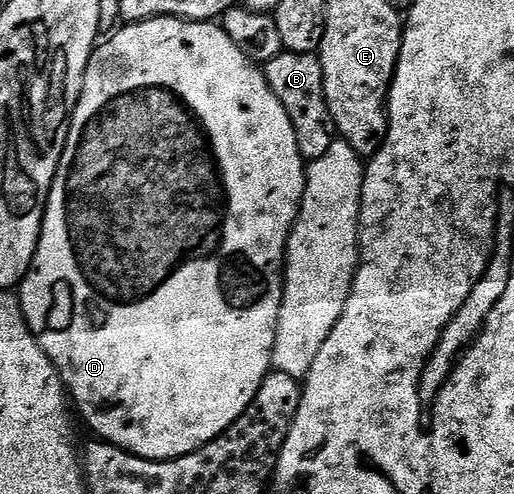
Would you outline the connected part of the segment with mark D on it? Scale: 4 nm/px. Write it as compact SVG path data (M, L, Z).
M158 16L152 20L128 24L120 29L112 40L105 41L106 39L104 39L91 53L91 61L83 75L83 89L79 95L79 101L74 112L71 113L71 123L67 125L67 141L63 147L63 157L47 199L47 208L43 212L43 229L39 235L39 245L30 270L25 274L23 283L18 285L17 295L19 304L23 307L23 316L27 319L29 330L35 335L41 350L45 350L45 354L58 370L59 376L63 380L63 387L67 389L70 403L73 405L78 419L80 416L95 431L94 435L98 439L105 440L109 444L116 444L131 456L140 456L146 460L176 460L185 454L193 454L198 448L213 442L213 438L217 438L225 430L229 430L229 426L233 426L233 422L237 422L237 418L241 418L241 414L245 414L249 402L253 402L257 390L261 390L263 379L267 377L268 372L272 371L271 351L277 334L277 322L283 301L283 269L287 255L287 239L291 228L295 225L301 198L305 194L307 169L301 150L297 146L297 134L293 122L289 118L289 114L285 114L285 106L281 106L277 94L273 94L264 69L256 61L249 59L218 23L178 20L176 16Z

